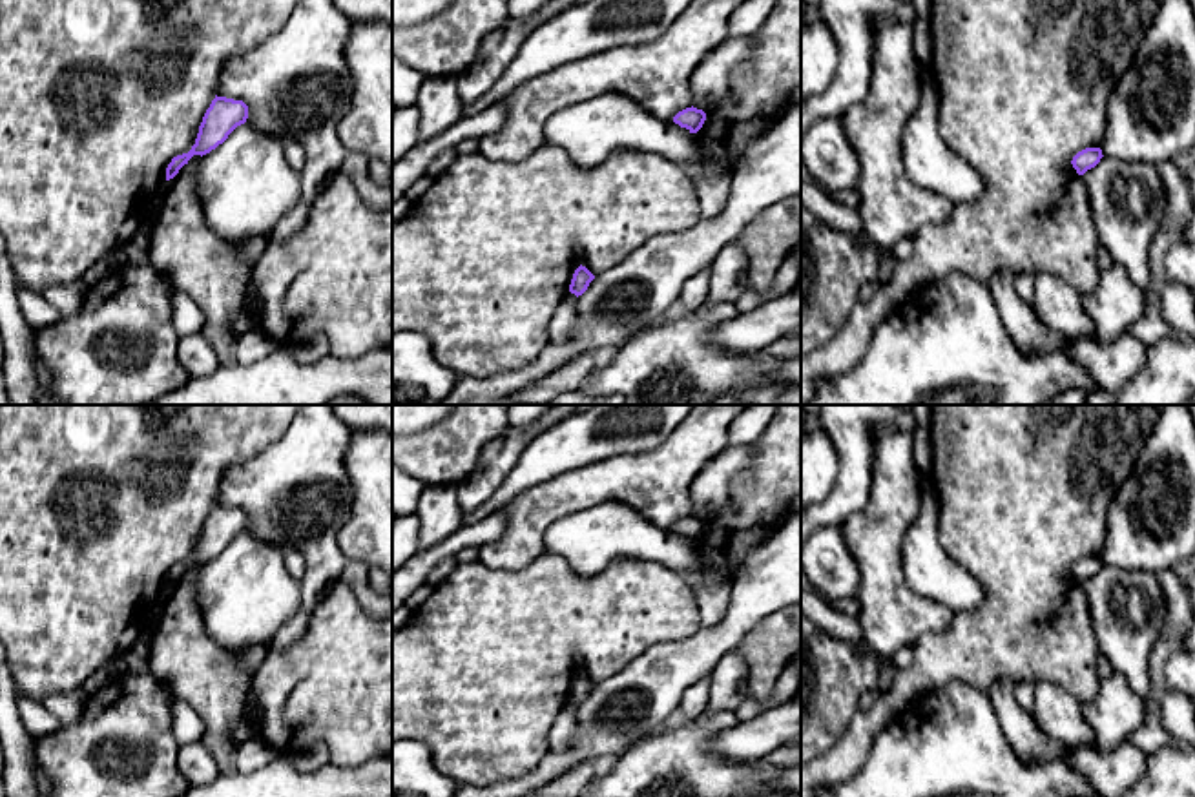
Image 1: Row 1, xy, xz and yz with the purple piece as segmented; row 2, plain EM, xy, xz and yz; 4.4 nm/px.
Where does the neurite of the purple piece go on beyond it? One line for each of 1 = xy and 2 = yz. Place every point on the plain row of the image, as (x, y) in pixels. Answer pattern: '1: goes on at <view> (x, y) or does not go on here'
1: does not go on here
2: does not go on here

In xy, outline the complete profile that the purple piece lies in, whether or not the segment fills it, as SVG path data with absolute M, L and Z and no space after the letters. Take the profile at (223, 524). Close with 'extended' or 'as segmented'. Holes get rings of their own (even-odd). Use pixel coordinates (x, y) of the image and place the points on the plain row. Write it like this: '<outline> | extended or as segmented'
M217 505L206 518L195 553L188 562L177 564L166 576L166 589L173 587L193 564L206 564L223 553L228 543L248 527L248 514L243 509Z | as segmented

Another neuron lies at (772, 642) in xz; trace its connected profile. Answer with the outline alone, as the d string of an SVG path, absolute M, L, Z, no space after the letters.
M801 602L764 616L746 633L735 653L748 664L750 695L768 702L786 664L801 651Z

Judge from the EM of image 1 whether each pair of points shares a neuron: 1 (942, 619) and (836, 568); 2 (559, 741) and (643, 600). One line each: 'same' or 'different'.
1: different
2: different

